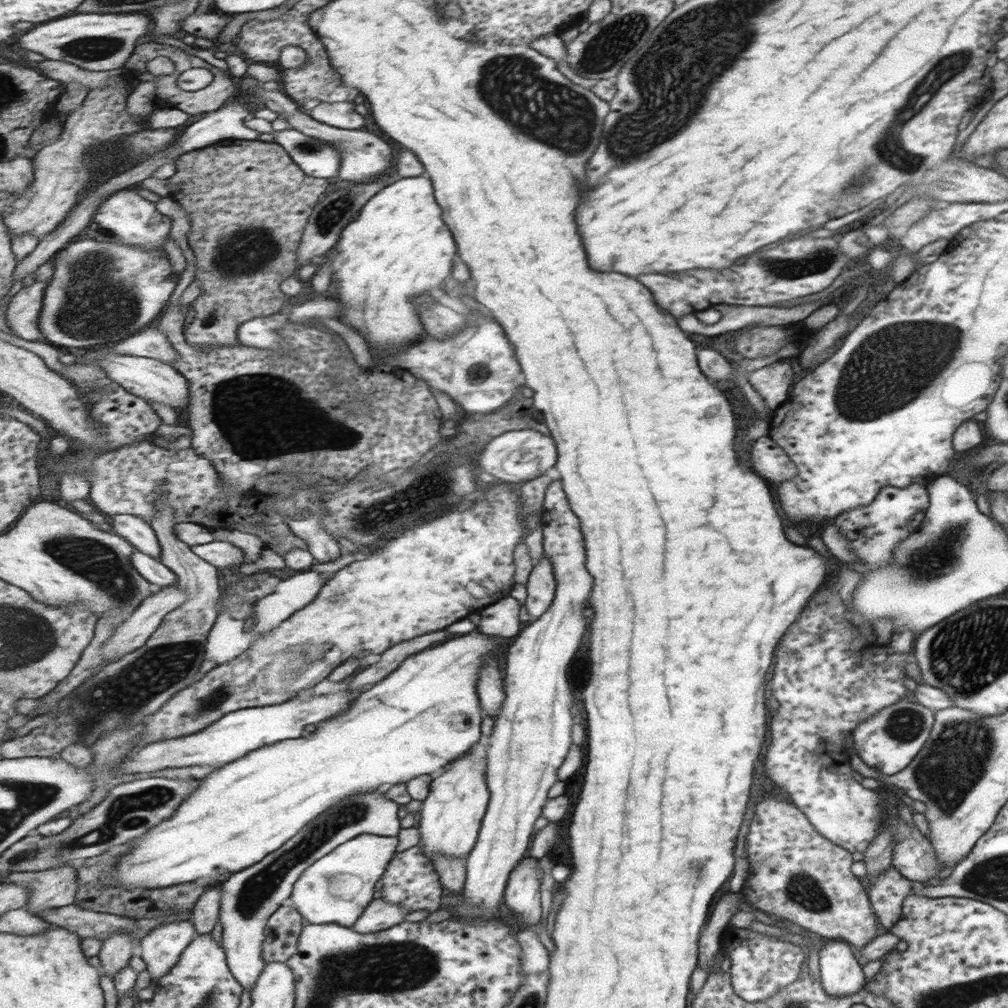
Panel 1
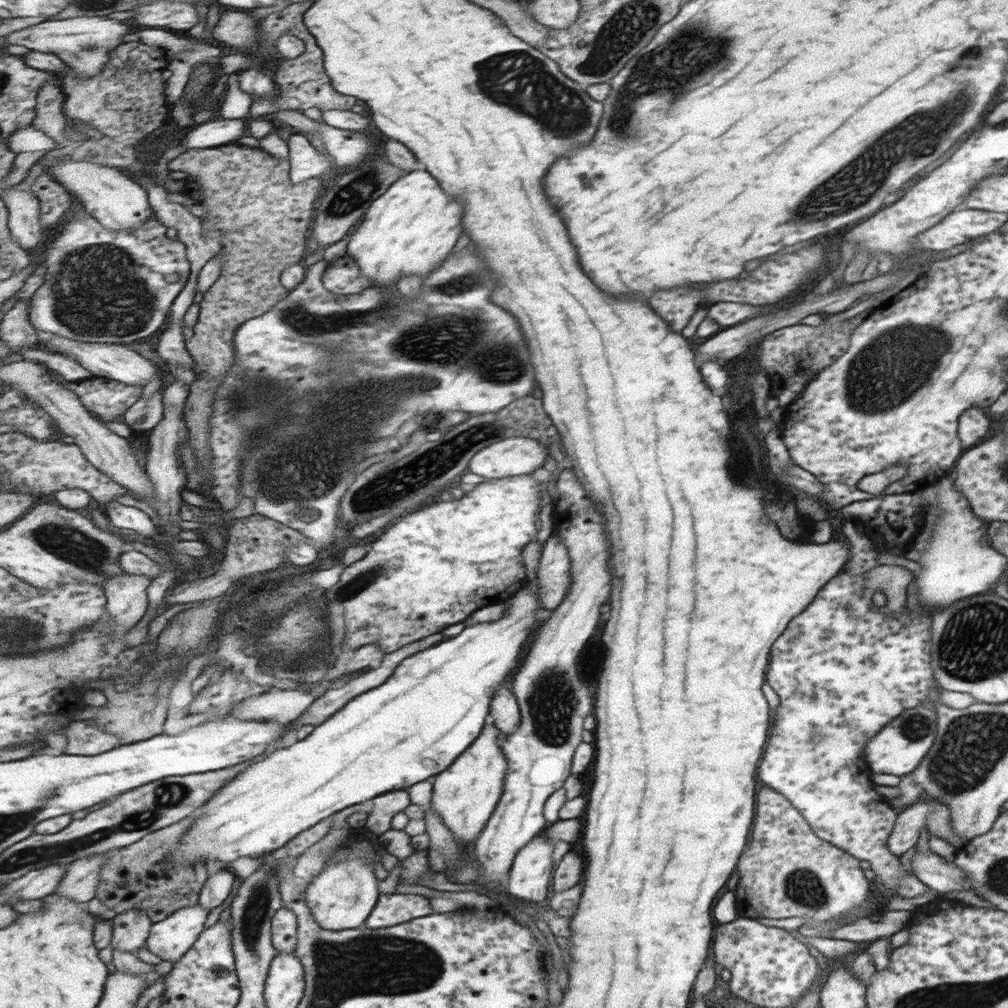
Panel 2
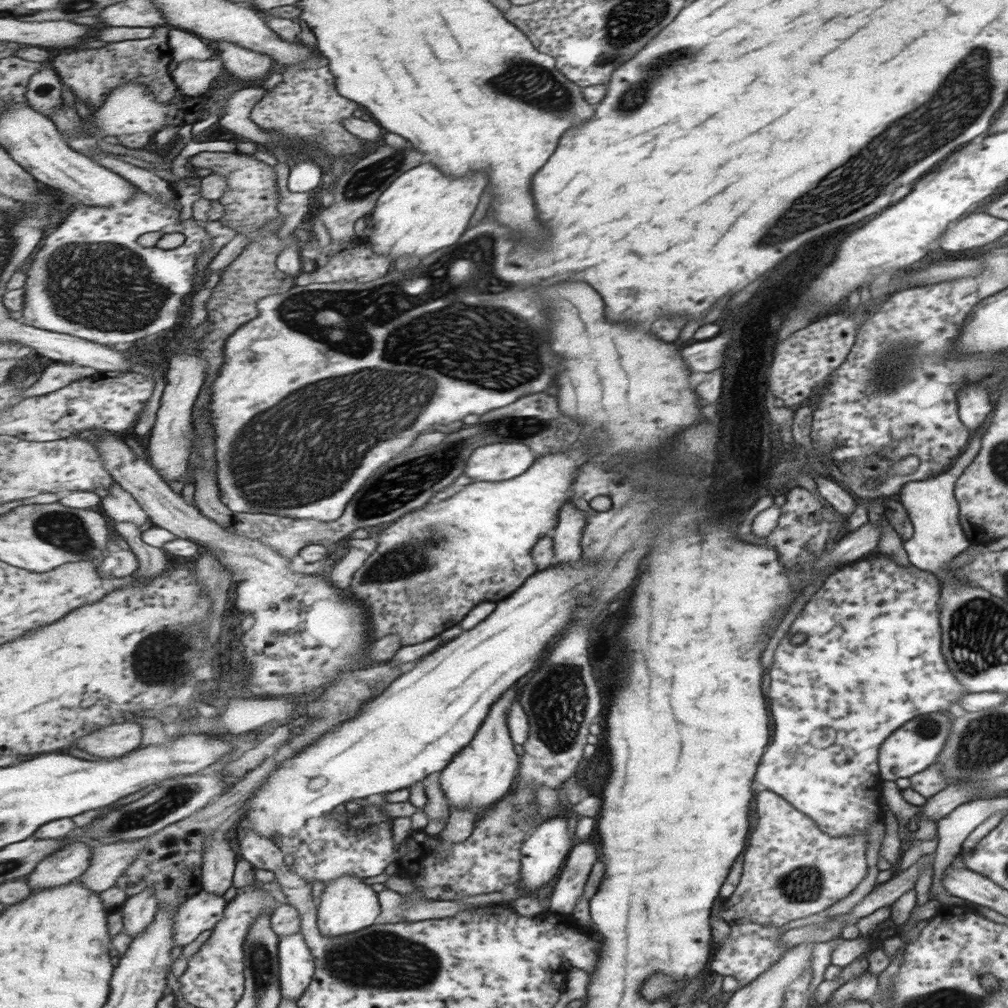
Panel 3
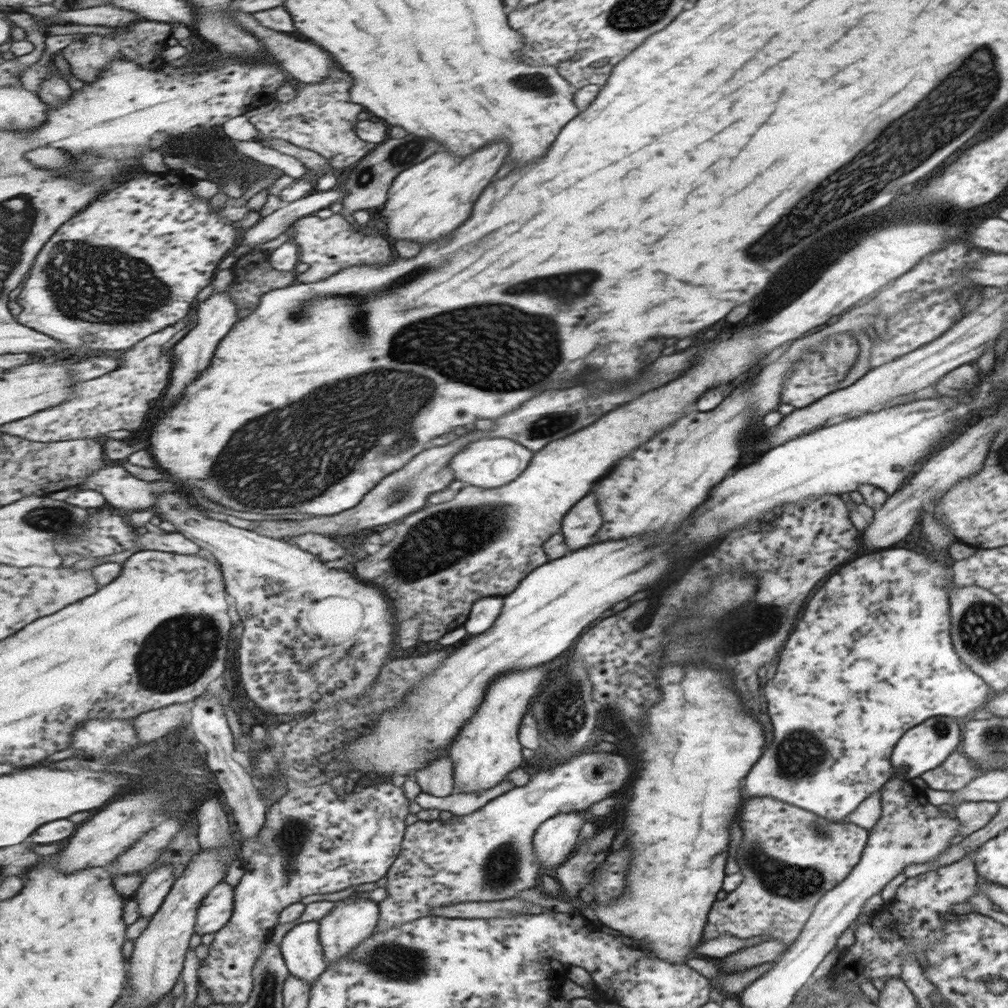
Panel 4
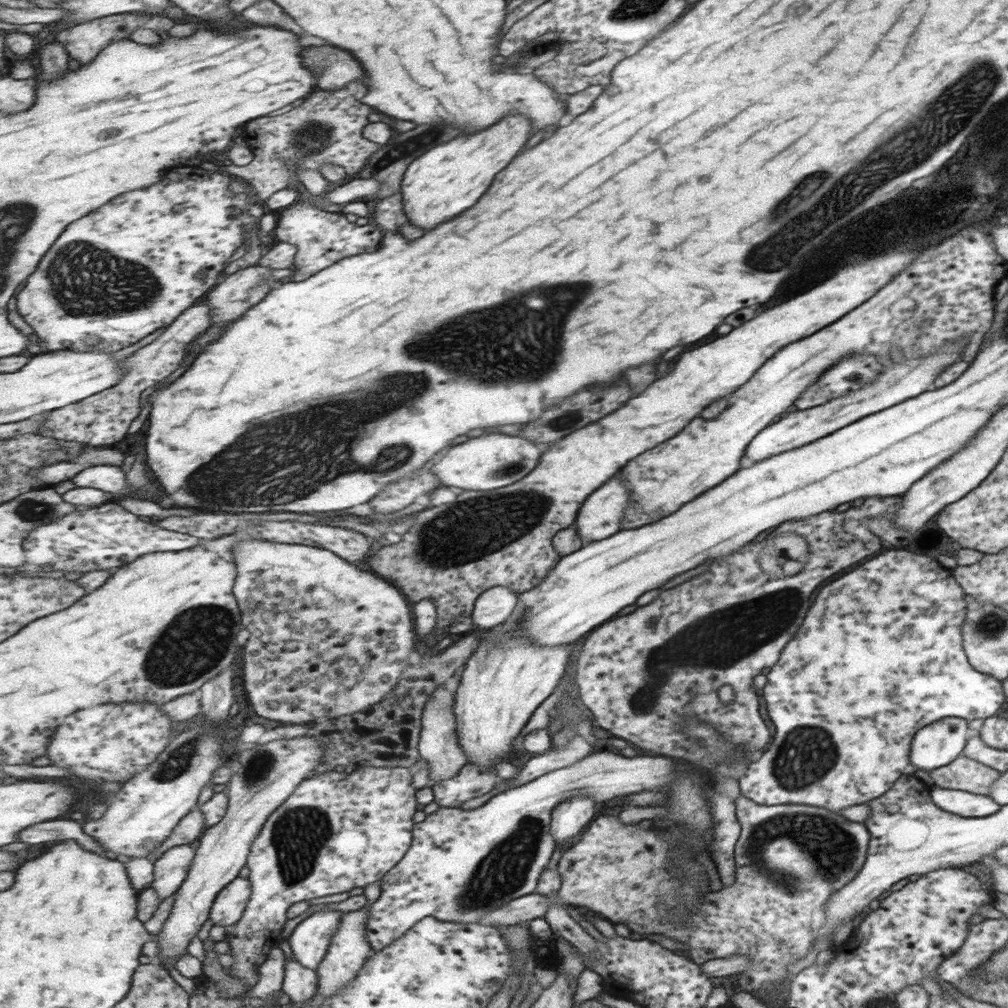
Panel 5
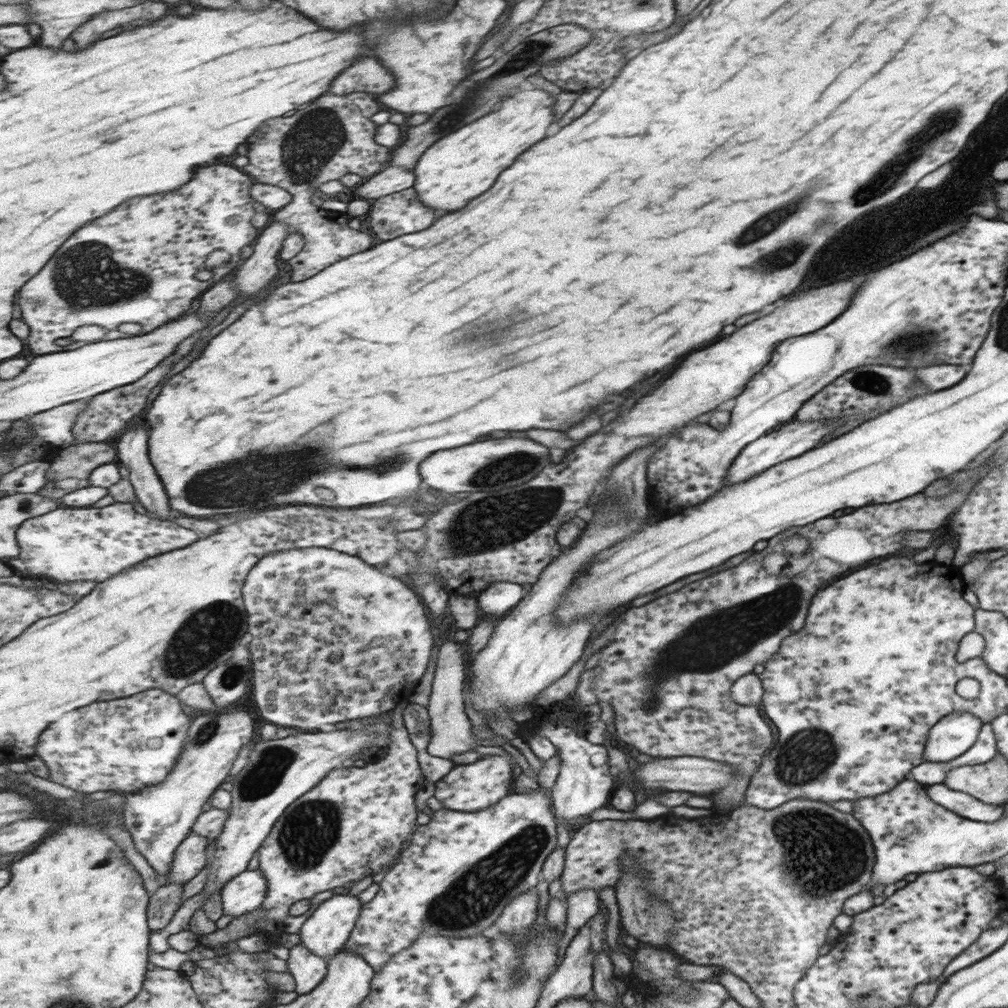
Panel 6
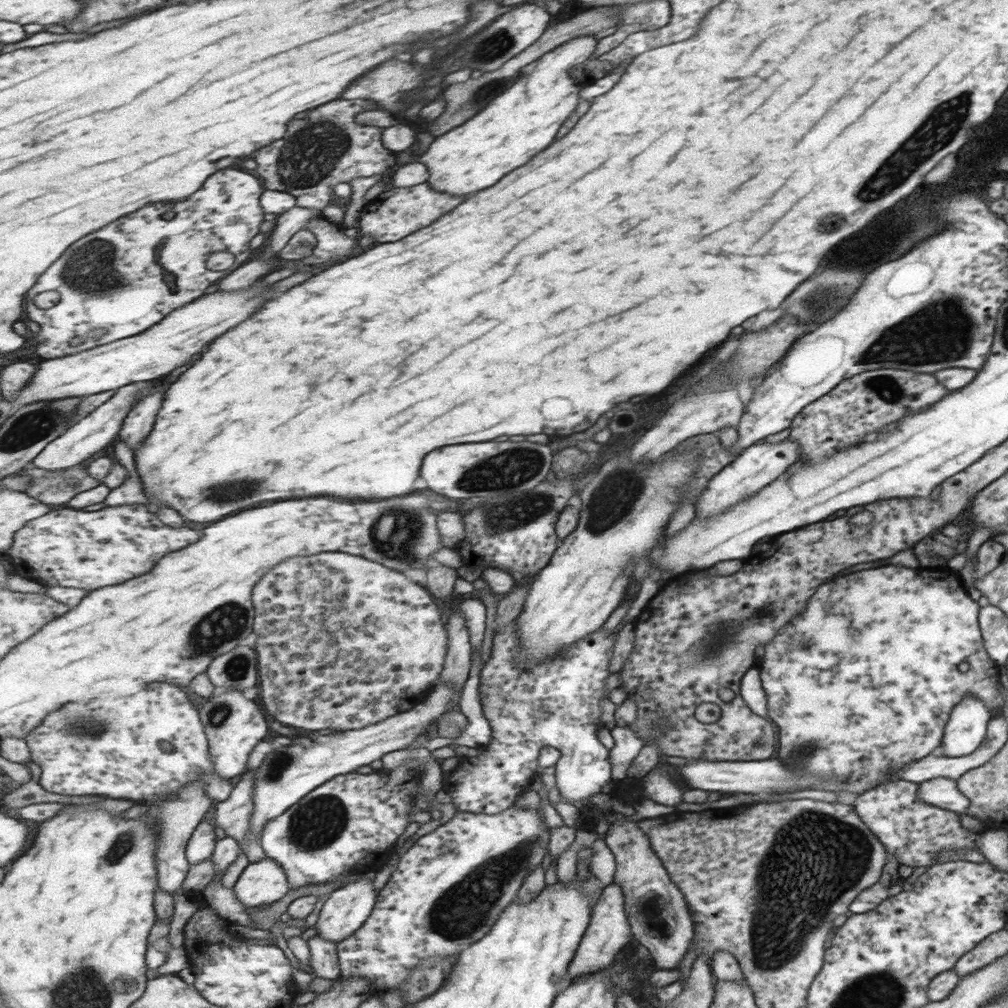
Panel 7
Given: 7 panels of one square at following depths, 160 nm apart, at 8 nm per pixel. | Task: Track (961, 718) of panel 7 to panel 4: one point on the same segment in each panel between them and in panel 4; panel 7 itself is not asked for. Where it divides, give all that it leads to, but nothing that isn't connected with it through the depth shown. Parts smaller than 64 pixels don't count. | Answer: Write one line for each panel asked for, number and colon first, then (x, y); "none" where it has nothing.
4: (925, 747)
5: (937, 745)
6: (953, 737)

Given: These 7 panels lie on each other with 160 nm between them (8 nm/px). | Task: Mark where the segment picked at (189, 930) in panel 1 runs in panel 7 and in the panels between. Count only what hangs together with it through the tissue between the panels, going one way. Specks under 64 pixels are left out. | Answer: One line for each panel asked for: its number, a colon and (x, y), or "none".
2: (170, 940)
3: (203, 912)
4: (215, 913)
5: (229, 907)
6: (248, 891)
7: (263, 882)

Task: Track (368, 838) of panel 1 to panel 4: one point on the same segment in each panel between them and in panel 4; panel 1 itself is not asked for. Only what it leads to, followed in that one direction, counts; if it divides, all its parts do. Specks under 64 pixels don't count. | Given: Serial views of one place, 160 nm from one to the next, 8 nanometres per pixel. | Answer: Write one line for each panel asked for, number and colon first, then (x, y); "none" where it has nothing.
2: (342, 897)
3: (348, 905)
4: (351, 922)

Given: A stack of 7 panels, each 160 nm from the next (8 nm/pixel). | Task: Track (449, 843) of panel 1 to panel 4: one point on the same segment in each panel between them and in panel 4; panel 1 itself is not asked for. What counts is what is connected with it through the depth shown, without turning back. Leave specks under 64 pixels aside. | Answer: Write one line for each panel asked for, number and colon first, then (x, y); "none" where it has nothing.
2: (466, 795)
3: (484, 772)
4: (488, 747)

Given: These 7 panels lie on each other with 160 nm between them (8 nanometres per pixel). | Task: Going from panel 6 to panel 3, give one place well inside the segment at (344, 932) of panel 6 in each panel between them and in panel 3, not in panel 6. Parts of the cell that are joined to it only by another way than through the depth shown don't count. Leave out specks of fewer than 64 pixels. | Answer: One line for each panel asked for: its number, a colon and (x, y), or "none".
3: (298, 968)
4: (302, 949)
5: (310, 941)

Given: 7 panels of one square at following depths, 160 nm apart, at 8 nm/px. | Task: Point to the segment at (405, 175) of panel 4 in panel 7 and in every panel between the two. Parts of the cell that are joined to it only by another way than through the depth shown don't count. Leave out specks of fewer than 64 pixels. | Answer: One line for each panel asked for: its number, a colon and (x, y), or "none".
5: (449, 179)
6: (464, 165)
7: (523, 121)

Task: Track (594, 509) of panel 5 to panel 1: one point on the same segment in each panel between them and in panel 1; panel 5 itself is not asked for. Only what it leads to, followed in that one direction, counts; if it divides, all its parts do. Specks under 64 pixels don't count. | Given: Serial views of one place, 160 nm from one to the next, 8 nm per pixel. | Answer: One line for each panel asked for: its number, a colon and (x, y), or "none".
1: (542, 586)
2: (555, 570)
3: (569, 533)
4: (580, 526)

